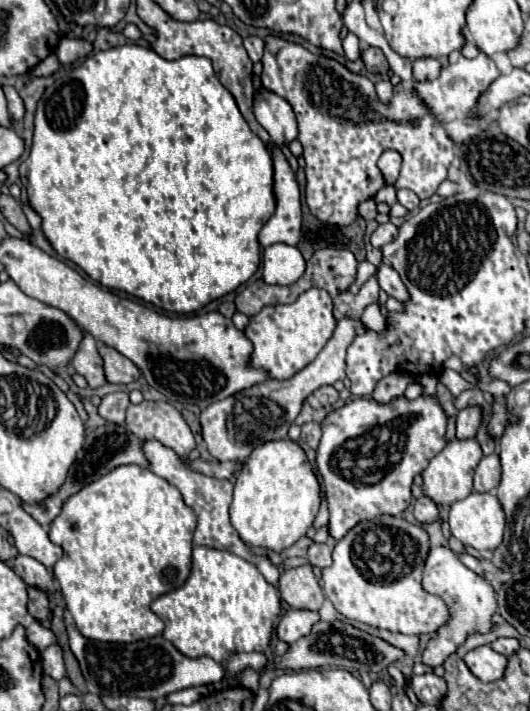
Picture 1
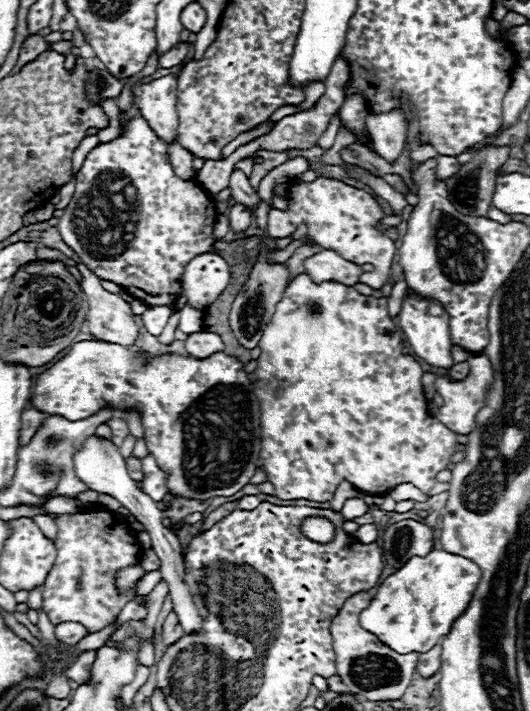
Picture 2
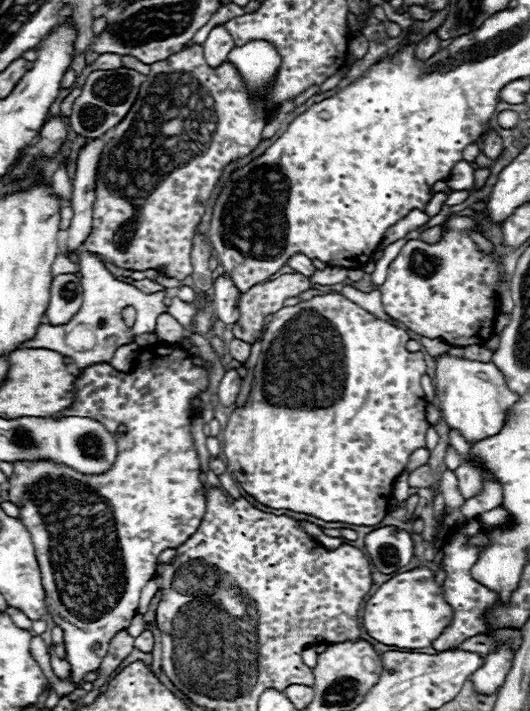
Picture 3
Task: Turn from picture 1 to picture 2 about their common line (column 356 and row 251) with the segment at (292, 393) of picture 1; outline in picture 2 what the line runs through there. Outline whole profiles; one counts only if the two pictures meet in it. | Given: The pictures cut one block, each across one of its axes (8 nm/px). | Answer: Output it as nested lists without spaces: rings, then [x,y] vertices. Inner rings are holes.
[[[320,250],[318,254],[306,258],[304,268],[306,268],[306,274],[316,284],[336,280],[344,286],[354,286],[354,284],[358,284],[358,278],[362,274],[358,264],[344,260],[334,250]]]

